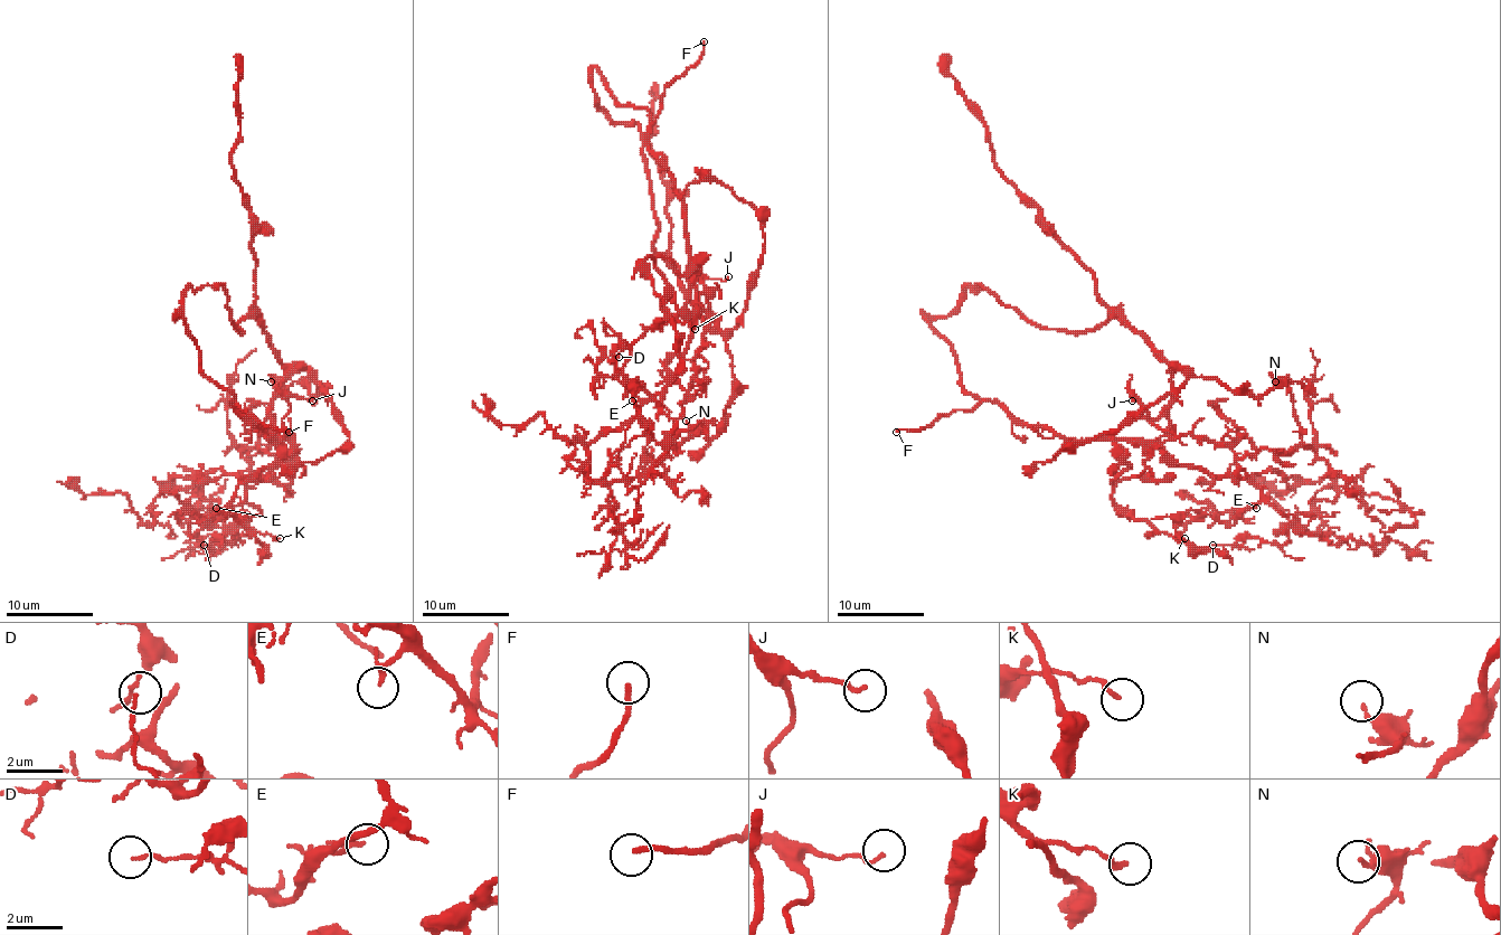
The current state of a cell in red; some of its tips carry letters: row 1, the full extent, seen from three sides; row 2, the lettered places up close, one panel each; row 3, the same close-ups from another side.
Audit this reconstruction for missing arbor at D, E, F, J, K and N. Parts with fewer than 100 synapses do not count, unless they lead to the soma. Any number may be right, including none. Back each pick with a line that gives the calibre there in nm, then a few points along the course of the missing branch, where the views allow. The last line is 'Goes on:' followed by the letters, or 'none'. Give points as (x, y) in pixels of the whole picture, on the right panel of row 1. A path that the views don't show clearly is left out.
F: calibre 200 nm
Goes on: F

